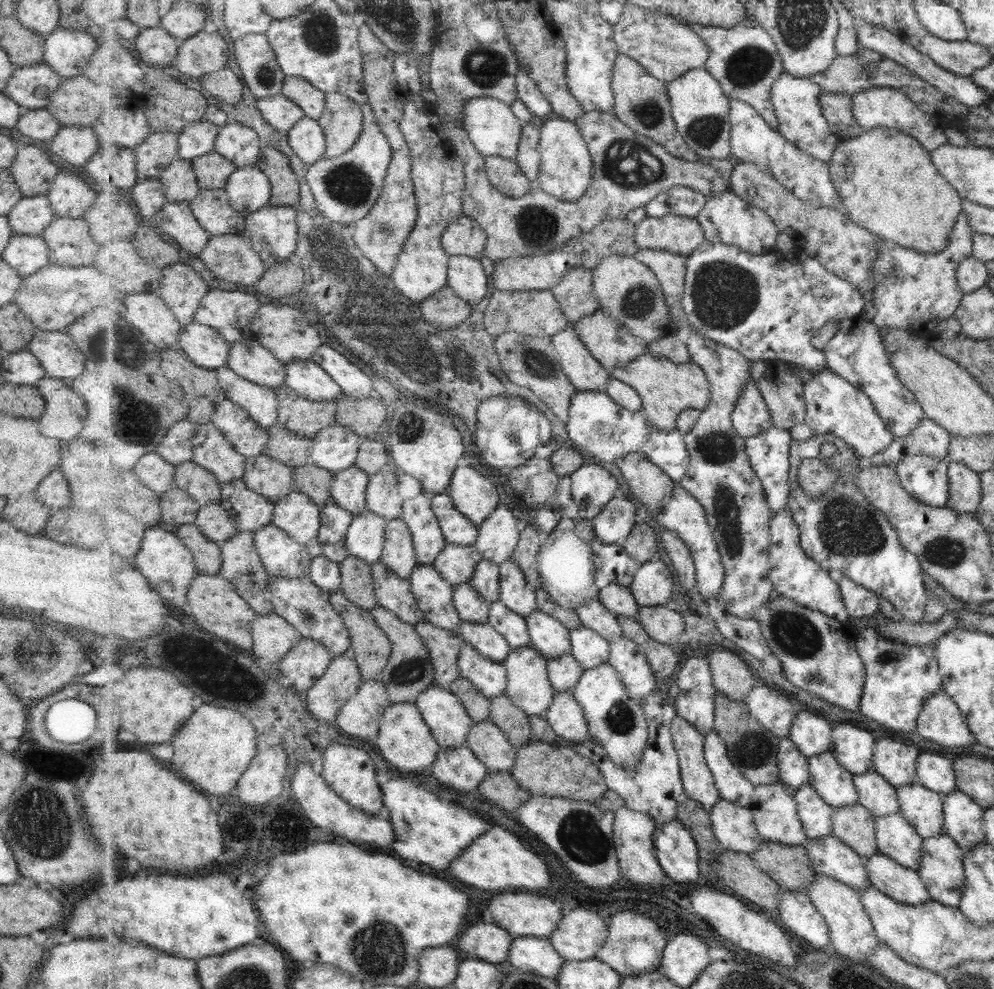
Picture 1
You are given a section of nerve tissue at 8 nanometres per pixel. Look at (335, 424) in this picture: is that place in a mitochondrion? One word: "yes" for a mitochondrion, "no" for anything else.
no

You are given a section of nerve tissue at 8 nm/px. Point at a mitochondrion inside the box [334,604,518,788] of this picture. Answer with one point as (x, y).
(410, 671)

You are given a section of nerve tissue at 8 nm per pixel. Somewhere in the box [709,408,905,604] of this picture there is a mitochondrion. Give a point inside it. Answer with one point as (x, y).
(845, 527)

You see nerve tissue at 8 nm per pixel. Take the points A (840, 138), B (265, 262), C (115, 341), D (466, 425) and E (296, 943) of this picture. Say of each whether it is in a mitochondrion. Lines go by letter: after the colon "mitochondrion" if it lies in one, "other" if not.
A: other
B: other
C: mitochondrion
D: other
E: other

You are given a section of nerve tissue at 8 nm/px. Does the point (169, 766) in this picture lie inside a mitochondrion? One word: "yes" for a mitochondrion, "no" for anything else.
no

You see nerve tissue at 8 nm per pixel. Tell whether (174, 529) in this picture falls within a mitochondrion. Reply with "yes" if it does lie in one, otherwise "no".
no

